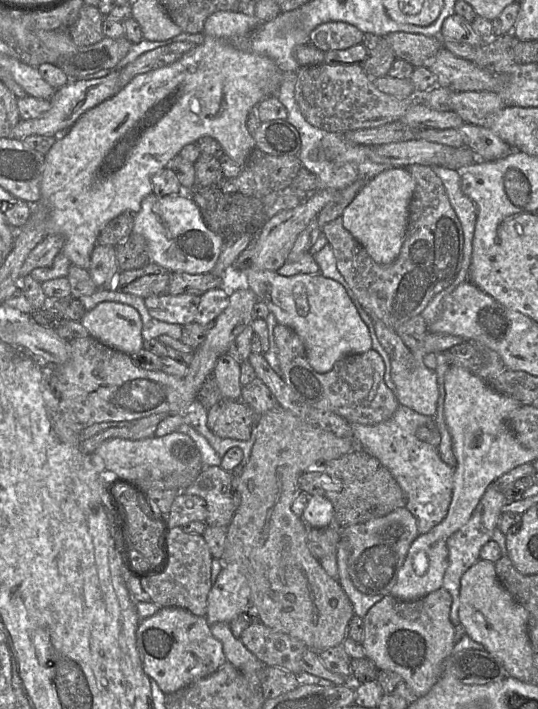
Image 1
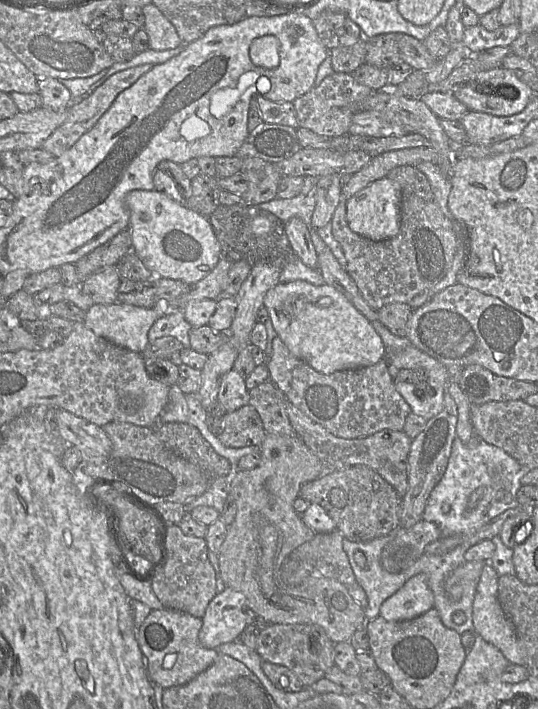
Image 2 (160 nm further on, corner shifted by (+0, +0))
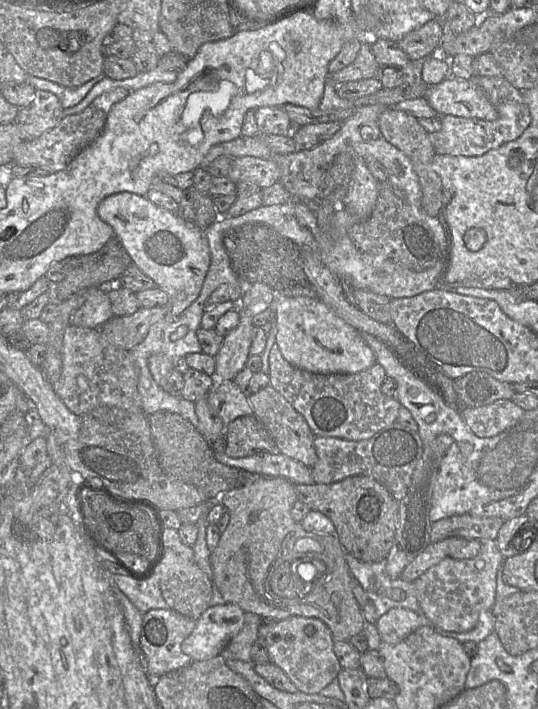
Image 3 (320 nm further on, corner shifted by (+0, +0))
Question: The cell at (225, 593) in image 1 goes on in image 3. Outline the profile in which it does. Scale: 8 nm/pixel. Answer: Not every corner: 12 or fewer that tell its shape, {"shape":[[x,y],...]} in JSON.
{"shape":[[235,604],[210,606],[181,644],[193,661],[218,656],[241,630]]}

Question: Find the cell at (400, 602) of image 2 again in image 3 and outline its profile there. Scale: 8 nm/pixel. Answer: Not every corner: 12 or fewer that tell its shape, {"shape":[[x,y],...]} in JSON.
{"shape":[[391,608],[375,623],[381,640],[402,641],[422,625],[421,612]]}

